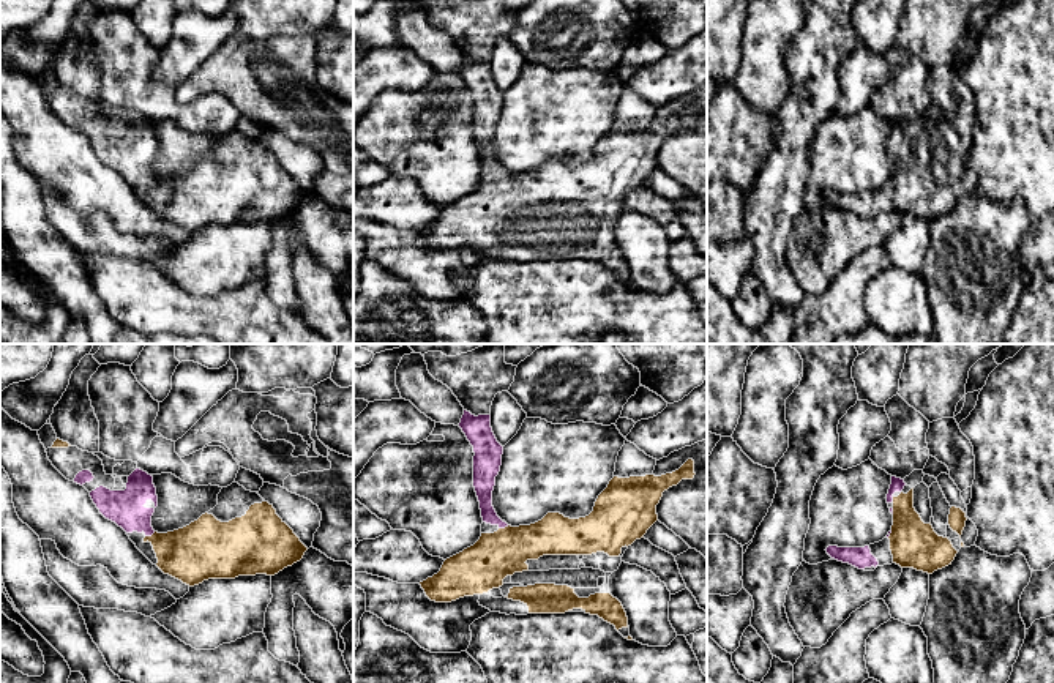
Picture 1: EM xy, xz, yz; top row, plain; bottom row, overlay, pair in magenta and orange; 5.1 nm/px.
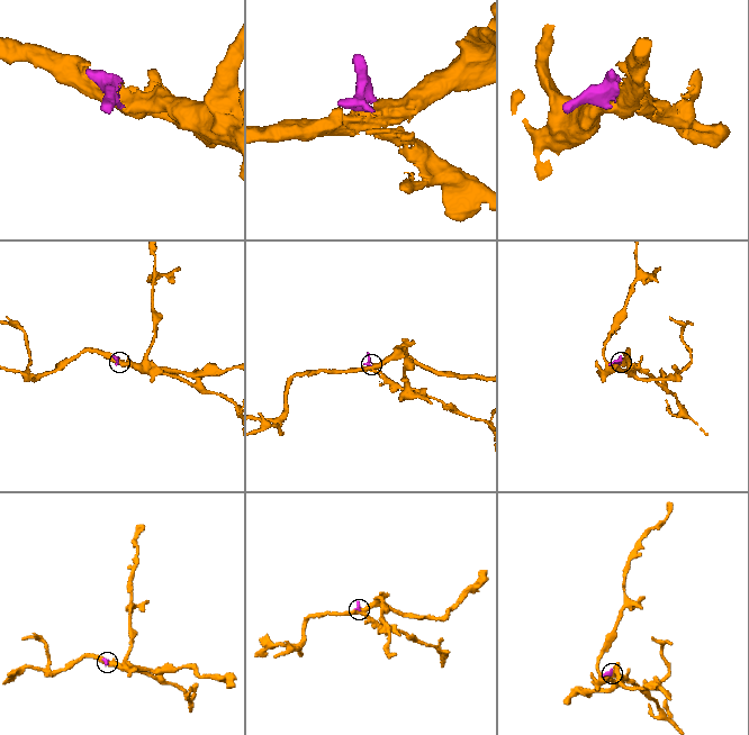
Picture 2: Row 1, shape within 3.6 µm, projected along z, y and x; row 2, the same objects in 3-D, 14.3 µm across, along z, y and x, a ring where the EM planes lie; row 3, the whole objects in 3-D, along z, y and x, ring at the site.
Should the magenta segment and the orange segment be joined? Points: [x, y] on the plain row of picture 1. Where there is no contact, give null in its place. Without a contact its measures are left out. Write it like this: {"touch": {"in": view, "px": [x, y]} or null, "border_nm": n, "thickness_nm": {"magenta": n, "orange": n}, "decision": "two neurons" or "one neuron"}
{"touch": {"in": "xy", "px": [150, 182]}, "border_nm": 60, "thickness_nm": {"magenta": 180, "orange": 300}, "decision": "one neuron"}

